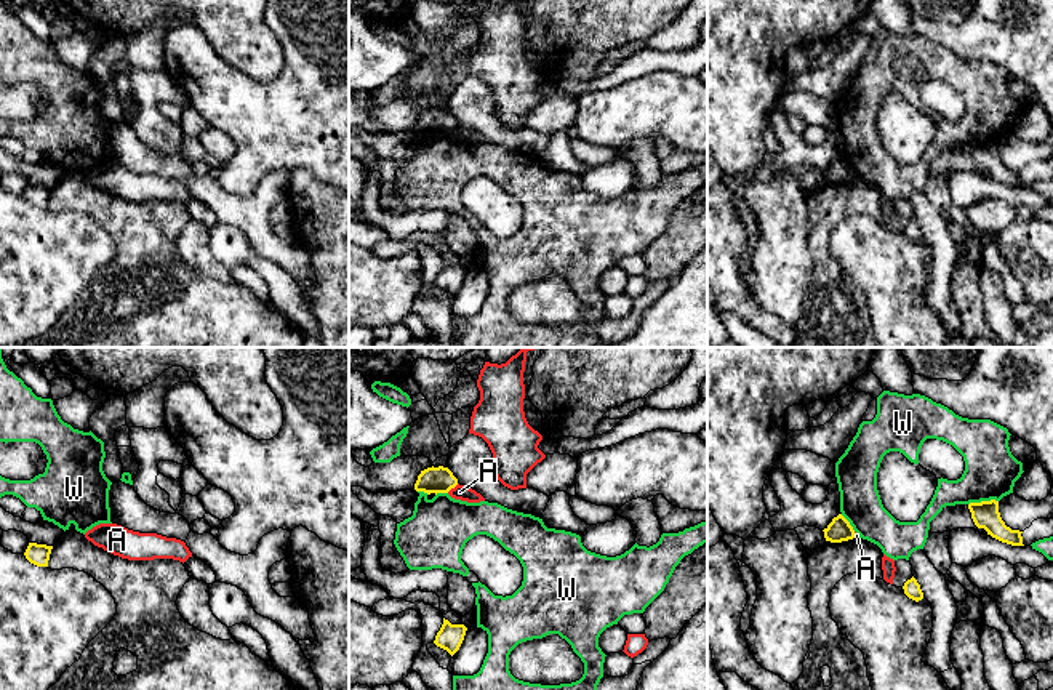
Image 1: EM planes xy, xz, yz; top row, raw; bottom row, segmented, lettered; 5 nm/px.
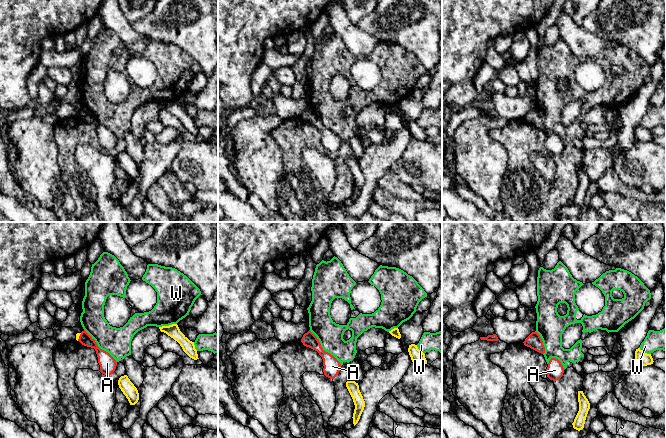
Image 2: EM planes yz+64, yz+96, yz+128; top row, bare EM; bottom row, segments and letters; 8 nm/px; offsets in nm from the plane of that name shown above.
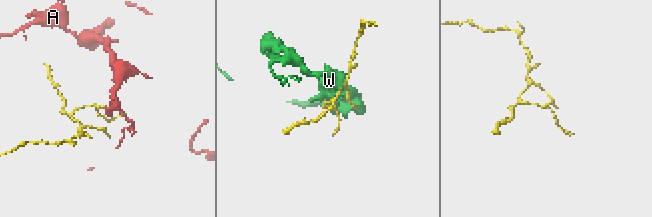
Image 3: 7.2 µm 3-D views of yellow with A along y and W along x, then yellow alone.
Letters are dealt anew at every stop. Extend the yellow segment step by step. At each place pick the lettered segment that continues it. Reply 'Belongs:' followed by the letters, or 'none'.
Belongs: none

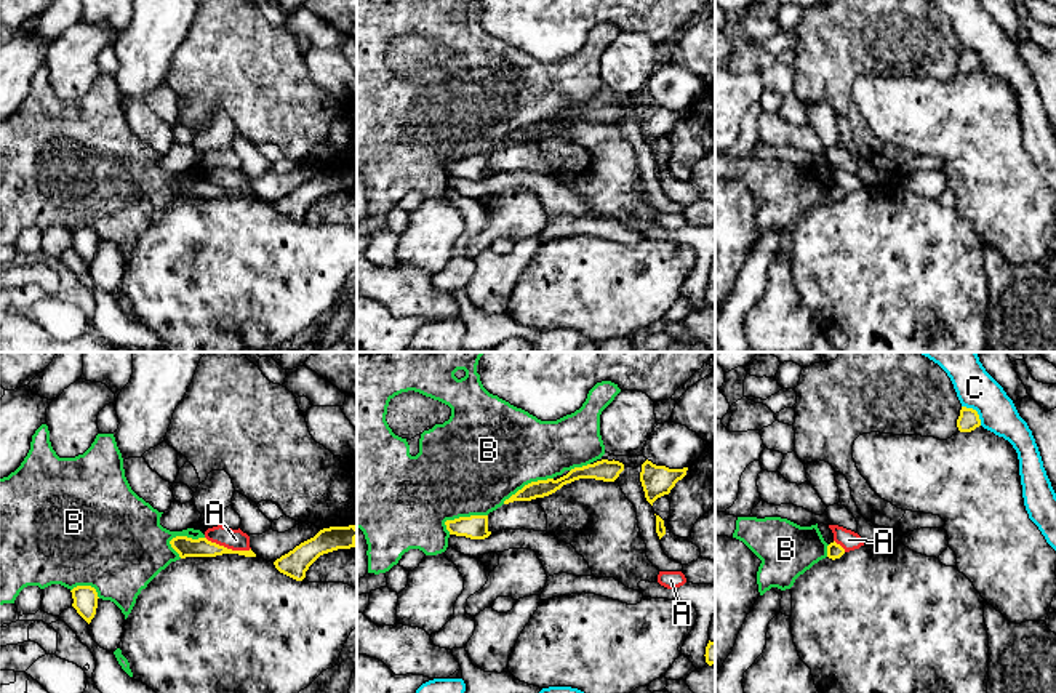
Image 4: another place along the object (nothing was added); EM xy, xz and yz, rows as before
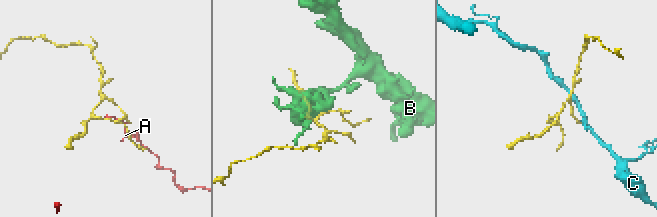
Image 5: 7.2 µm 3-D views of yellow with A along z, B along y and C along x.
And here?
Belongs: none

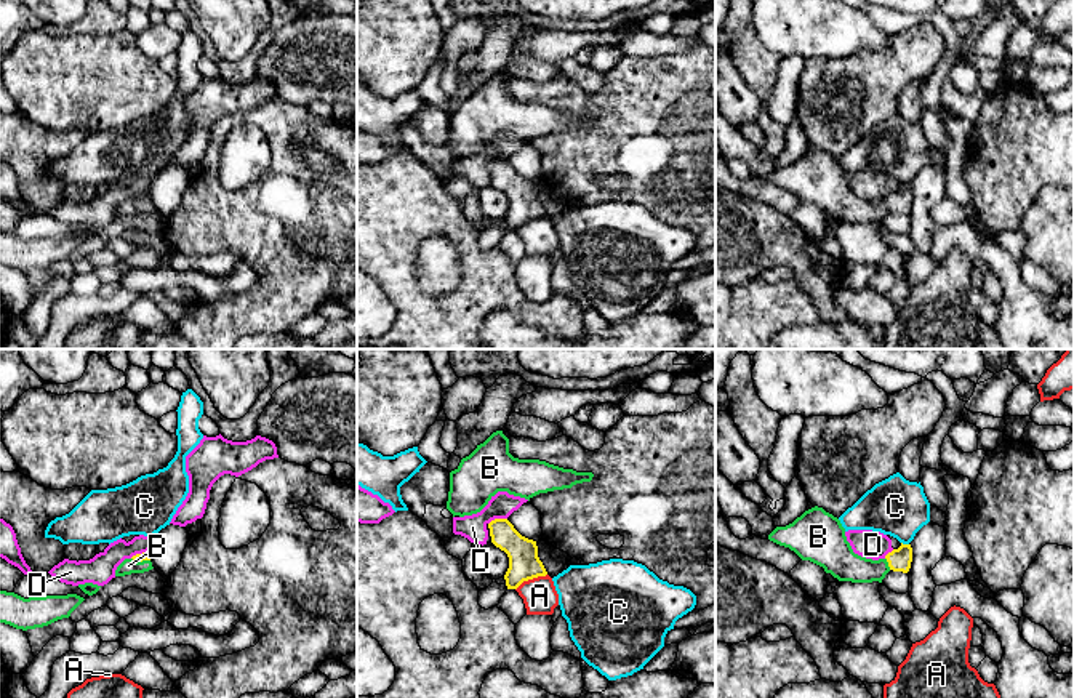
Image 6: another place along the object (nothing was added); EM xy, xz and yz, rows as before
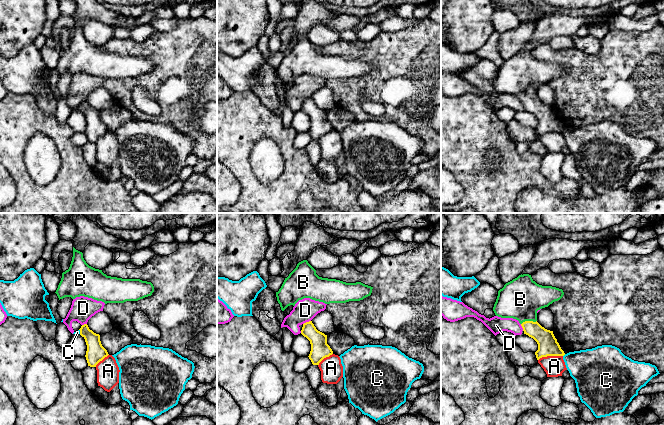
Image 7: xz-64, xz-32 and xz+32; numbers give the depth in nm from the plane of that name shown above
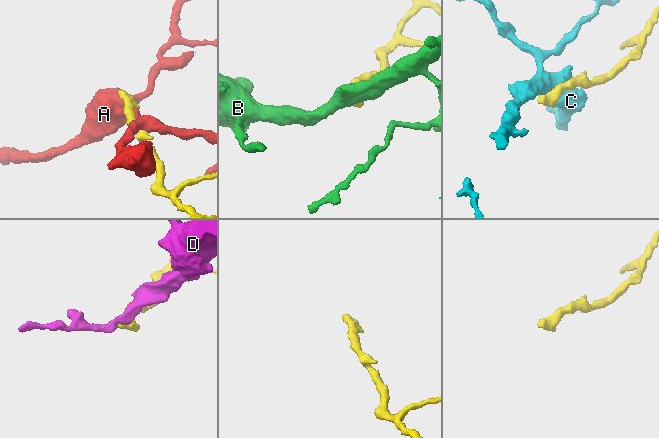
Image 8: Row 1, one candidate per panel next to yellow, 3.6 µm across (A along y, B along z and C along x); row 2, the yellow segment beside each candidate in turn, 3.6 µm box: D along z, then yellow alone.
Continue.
Belongs: B

